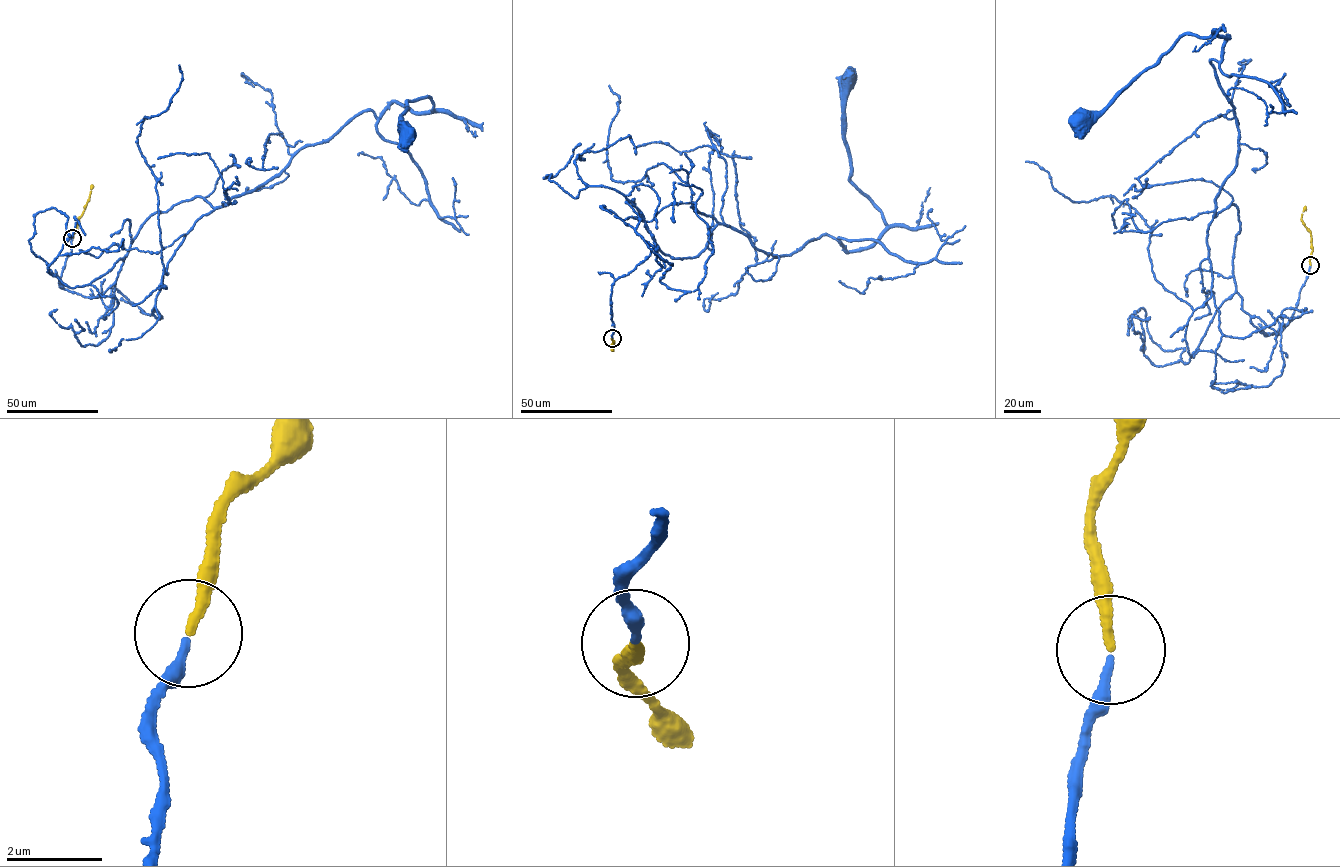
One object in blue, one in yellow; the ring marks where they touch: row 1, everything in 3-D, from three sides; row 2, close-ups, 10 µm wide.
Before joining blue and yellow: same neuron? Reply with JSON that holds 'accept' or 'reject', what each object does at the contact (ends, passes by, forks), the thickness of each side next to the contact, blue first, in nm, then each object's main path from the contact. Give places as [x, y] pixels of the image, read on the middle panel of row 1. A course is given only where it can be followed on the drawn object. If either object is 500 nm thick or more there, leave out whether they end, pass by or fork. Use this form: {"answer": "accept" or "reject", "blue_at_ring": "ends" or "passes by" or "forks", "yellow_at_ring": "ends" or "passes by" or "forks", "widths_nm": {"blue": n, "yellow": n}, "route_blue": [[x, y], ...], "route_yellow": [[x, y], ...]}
{"answer": "accept", "blue_at_ring": "ends", "yellow_at_ring": "ends", "widths_nm": {"blue": 190, "yellow": 190}, "route_blue": [[612, 338], [612, 284], [654, 243], [694, 258], [718, 224], [776, 258], [874, 242], [846, 82]], "route_yellow": [[612, 338], [612, 350]]}

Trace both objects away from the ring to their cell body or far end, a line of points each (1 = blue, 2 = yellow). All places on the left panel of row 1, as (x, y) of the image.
1: (72, 238), (60, 287), (99, 296), (152, 215), (222, 207), (365, 111), (430, 98), (407, 101), (404, 135)
2: (72, 238), (92, 185)

